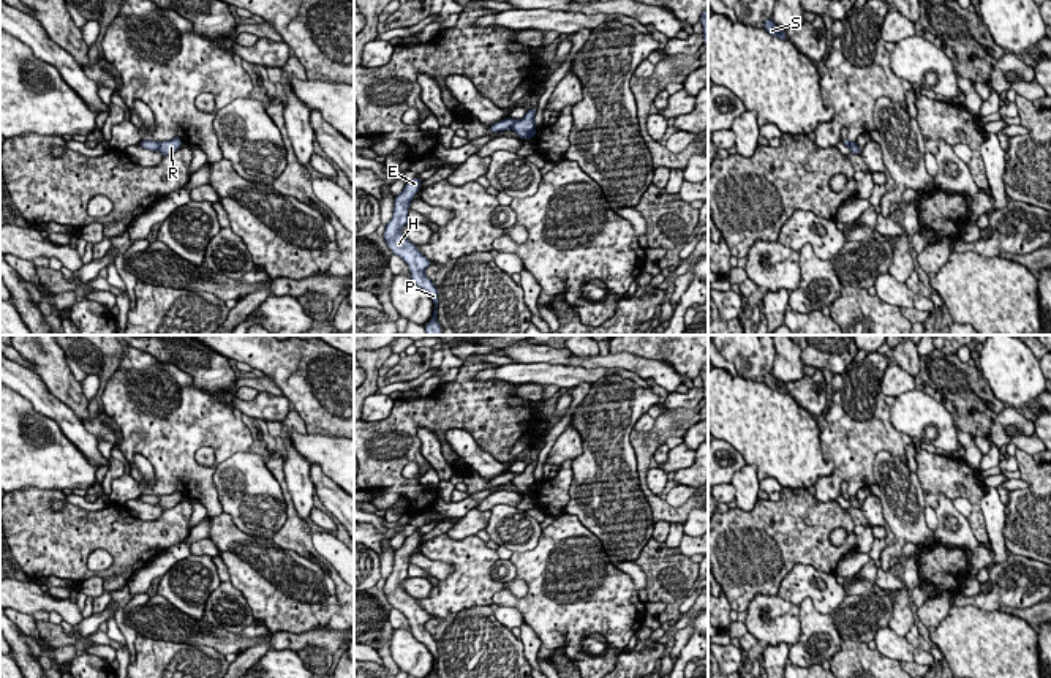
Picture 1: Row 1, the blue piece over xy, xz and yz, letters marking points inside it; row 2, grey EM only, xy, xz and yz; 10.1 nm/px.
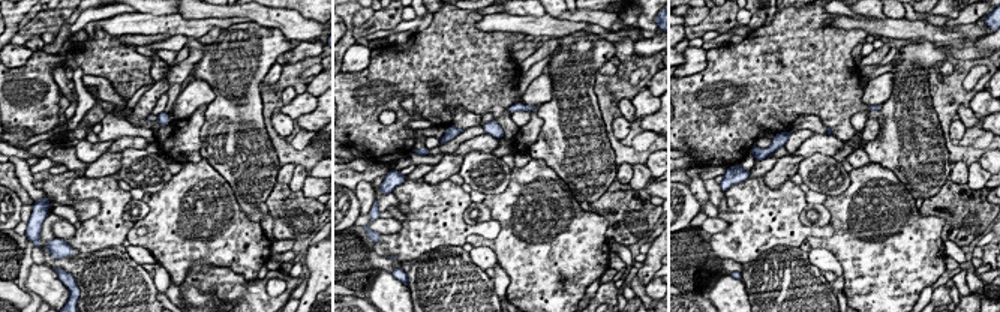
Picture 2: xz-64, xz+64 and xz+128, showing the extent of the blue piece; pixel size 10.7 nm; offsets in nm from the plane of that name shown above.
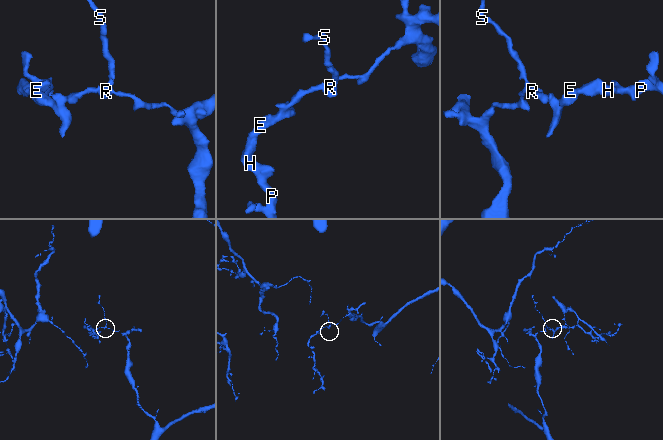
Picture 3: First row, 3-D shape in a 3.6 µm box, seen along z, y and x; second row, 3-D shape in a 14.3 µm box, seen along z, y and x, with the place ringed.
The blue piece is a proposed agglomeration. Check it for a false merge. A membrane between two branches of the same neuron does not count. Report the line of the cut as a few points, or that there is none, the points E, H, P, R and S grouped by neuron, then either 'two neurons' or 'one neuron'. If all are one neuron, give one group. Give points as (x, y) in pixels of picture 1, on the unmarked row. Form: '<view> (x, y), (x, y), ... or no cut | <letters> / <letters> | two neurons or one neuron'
xy (160, 497), (157, 503) | E H P / R S | two neurons

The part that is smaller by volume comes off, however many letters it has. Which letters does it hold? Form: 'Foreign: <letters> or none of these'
Foreign: E, H, P

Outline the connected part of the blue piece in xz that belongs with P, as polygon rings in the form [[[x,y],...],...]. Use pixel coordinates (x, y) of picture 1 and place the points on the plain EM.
[[[412,533],[403,542],[403,545],[395,550],[394,572],[386,578],[384,593],[387,601],[395,610],[400,610],[409,621],[412,635],[424,643],[435,657],[433,670],[428,678],[439,678],[436,673],[438,662],[438,645],[435,638],[425,631],[424,624],[431,620],[431,615],[427,613],[414,597],[411,597],[400,583],[408,578],[408,561],[414,548],[420,542],[422,533]]]

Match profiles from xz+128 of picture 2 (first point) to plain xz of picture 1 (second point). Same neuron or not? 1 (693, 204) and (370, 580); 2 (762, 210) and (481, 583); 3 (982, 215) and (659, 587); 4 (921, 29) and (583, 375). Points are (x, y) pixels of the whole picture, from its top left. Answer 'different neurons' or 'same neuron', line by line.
1: same neuron
2: same neuron
3: same neuron
4: same neuron

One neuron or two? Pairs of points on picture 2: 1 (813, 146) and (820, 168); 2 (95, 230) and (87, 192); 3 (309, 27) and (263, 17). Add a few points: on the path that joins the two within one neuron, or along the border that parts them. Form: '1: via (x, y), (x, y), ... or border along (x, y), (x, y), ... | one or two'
1: border along (832, 156), (811, 153), (804, 158) | two
2: via (99, 219), (104, 215), (104, 201), (98, 195) | one
3: via (297, 27), (287, 20), (275, 18) | one

